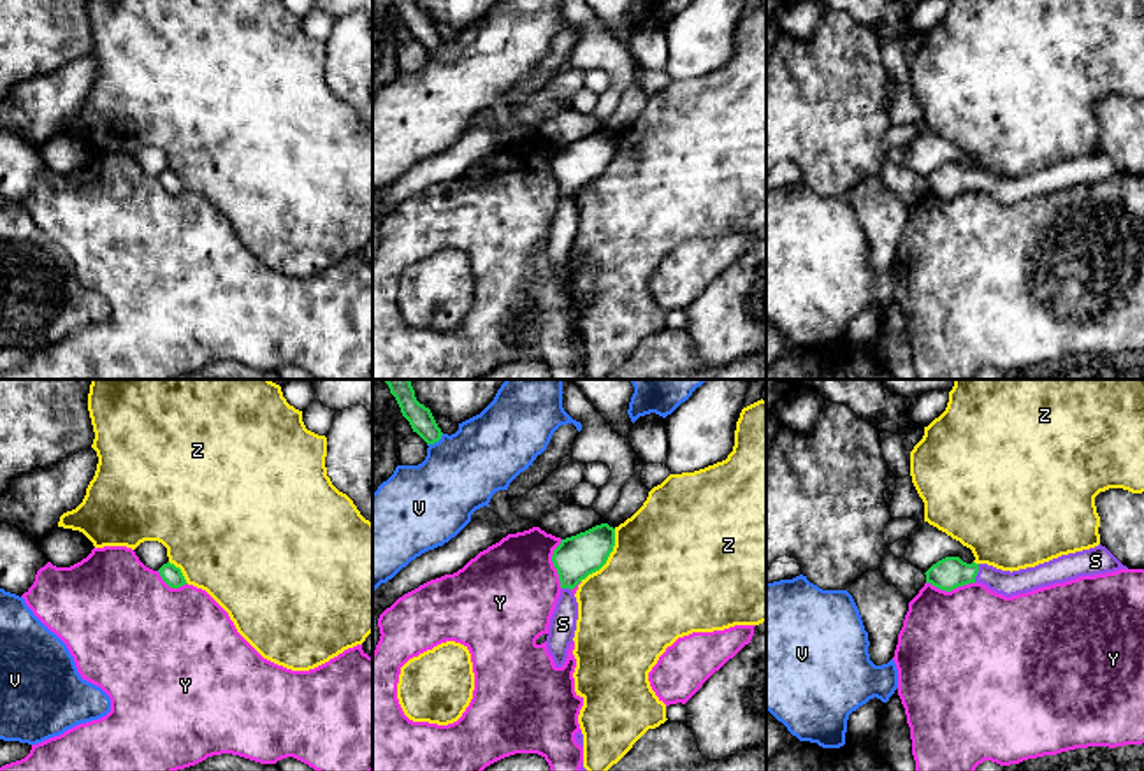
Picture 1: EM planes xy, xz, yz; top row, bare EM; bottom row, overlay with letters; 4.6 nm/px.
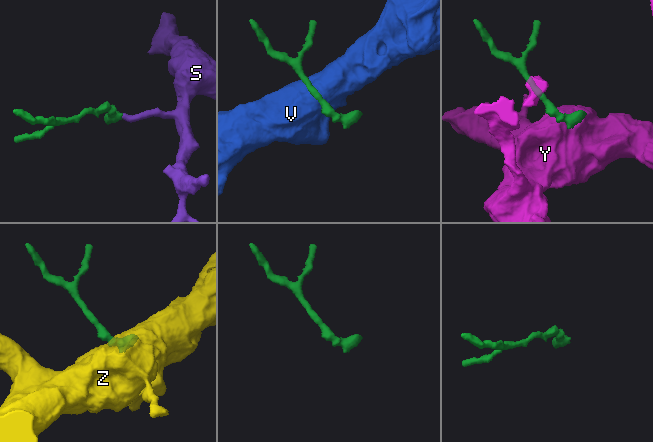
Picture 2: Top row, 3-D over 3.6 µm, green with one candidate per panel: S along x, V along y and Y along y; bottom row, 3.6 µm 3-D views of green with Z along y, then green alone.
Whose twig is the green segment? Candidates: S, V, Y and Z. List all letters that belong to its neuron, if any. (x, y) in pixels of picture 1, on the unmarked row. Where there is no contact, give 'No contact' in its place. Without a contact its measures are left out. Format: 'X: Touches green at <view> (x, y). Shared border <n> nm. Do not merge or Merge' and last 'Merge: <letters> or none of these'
S: Touches green at yz (977, 178). Shared border 90 nm. Merge
V: Touches green at xz (434, 48). Shared border 90 nm. Do not merge
Y: Touches green at xz (554, 171). Shared border 220 nm. Do not merge
Z: Touches green at xz (607, 165). Shared border 280 nm. Do not merge
Merge: S

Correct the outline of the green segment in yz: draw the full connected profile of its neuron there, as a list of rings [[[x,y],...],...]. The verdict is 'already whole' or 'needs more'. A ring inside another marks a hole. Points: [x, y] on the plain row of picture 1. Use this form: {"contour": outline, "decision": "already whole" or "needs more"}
{"contour": [[[1105,153],[1061,162],[1035,174],[1002,177],[988,170],[967,170],[959,163],[945,163],[924,181],[926,190],[951,198],[968,190],[982,190],[989,197],[1012,204],[1054,190],[1065,190],[1079,183],[1095,183],[1128,176]]], "decision": "needs more"}

